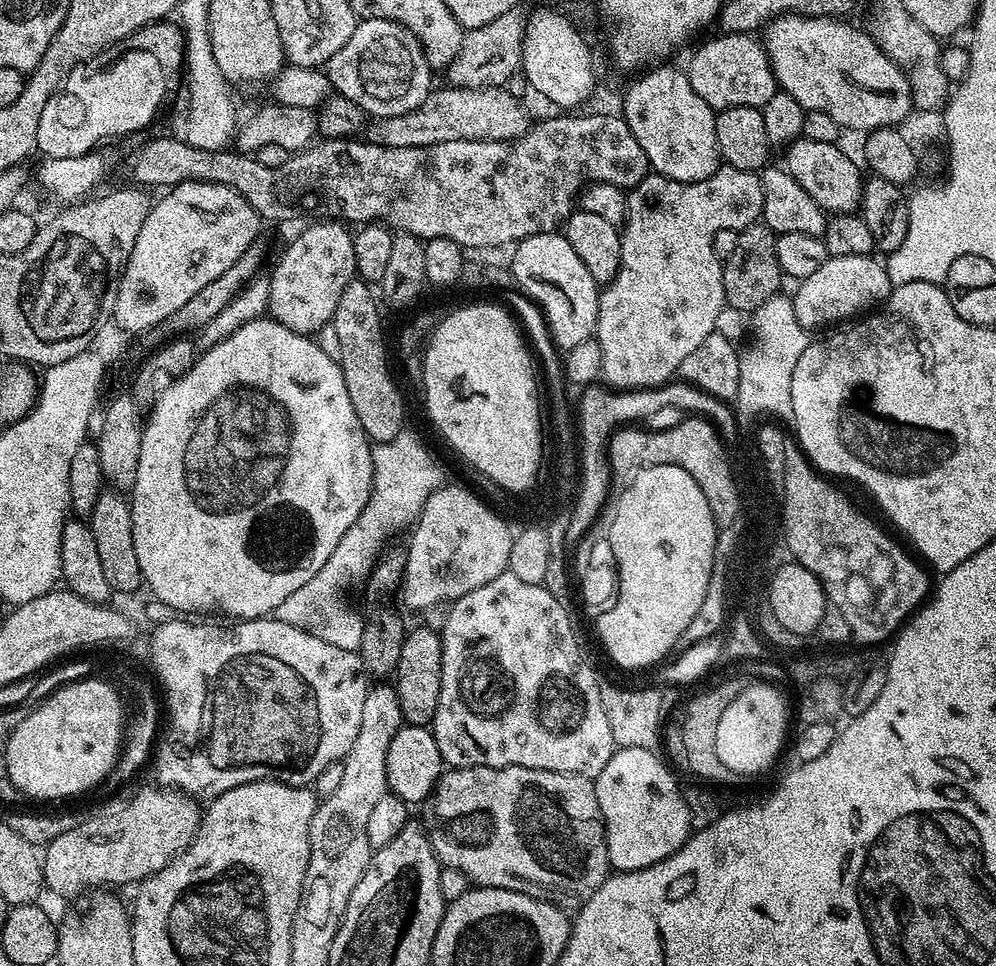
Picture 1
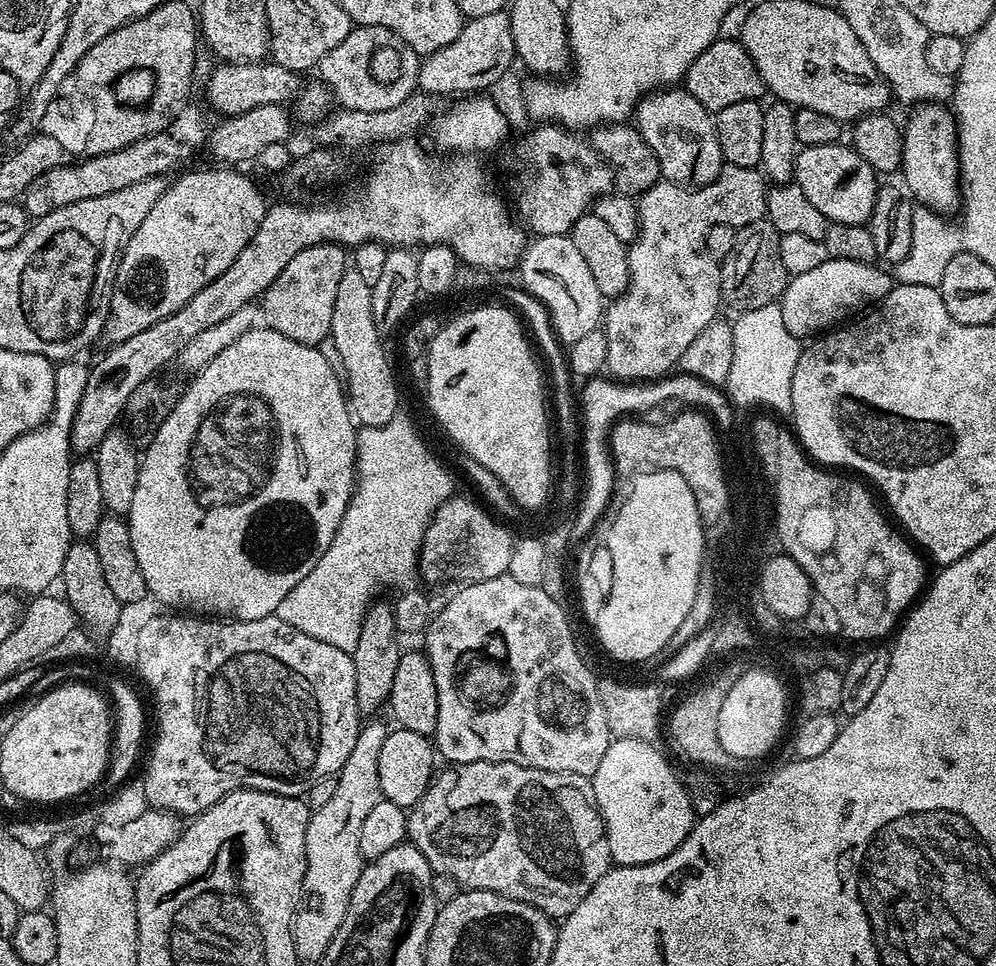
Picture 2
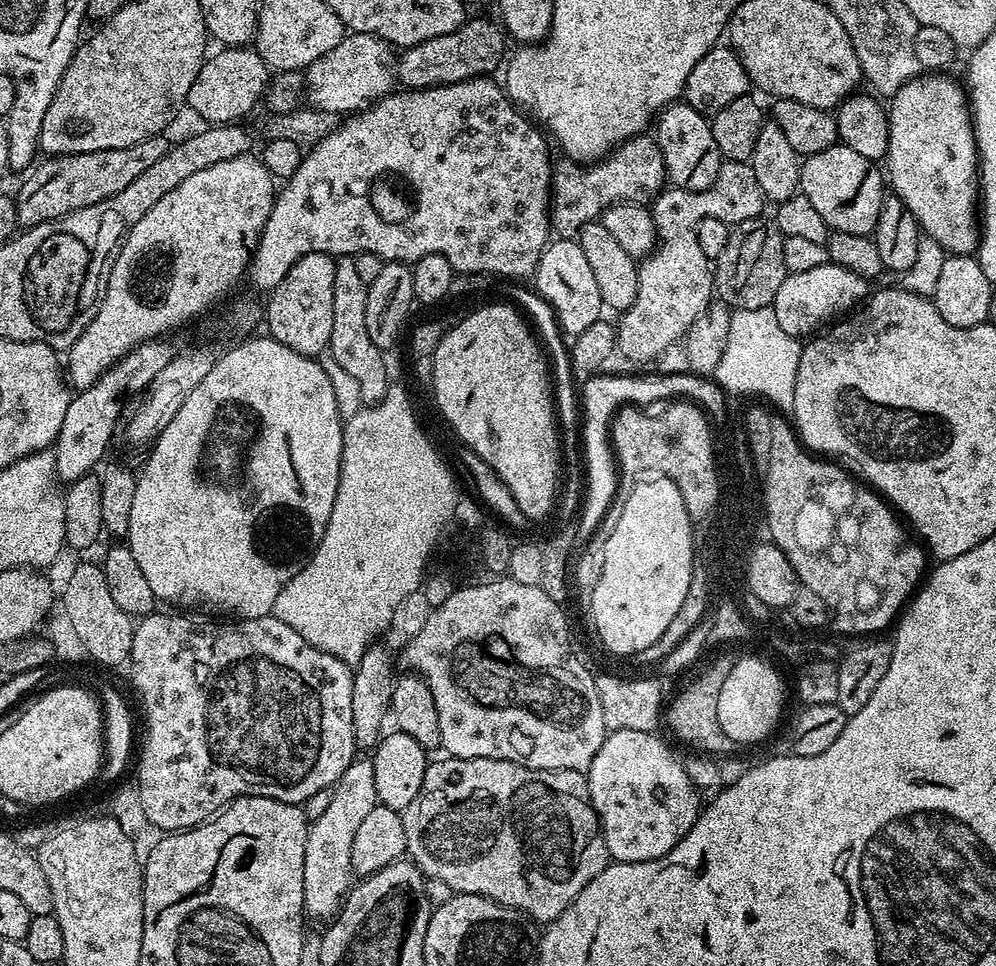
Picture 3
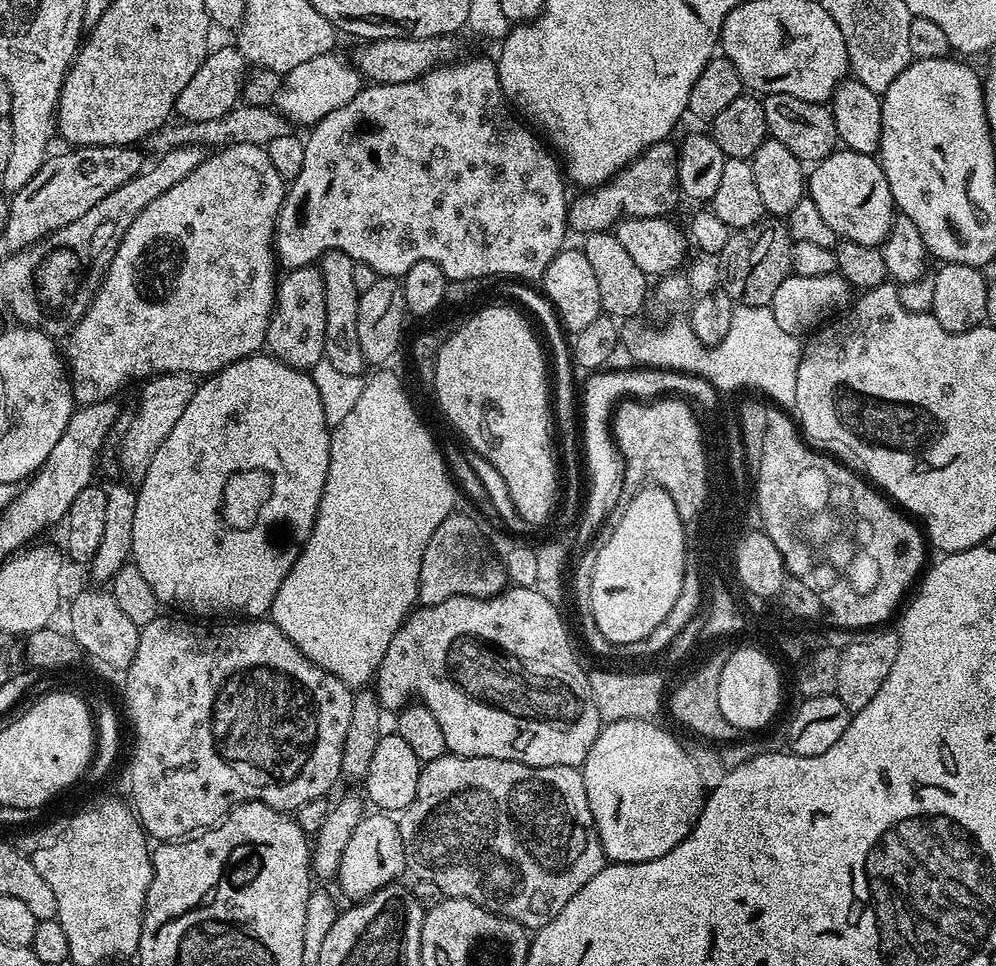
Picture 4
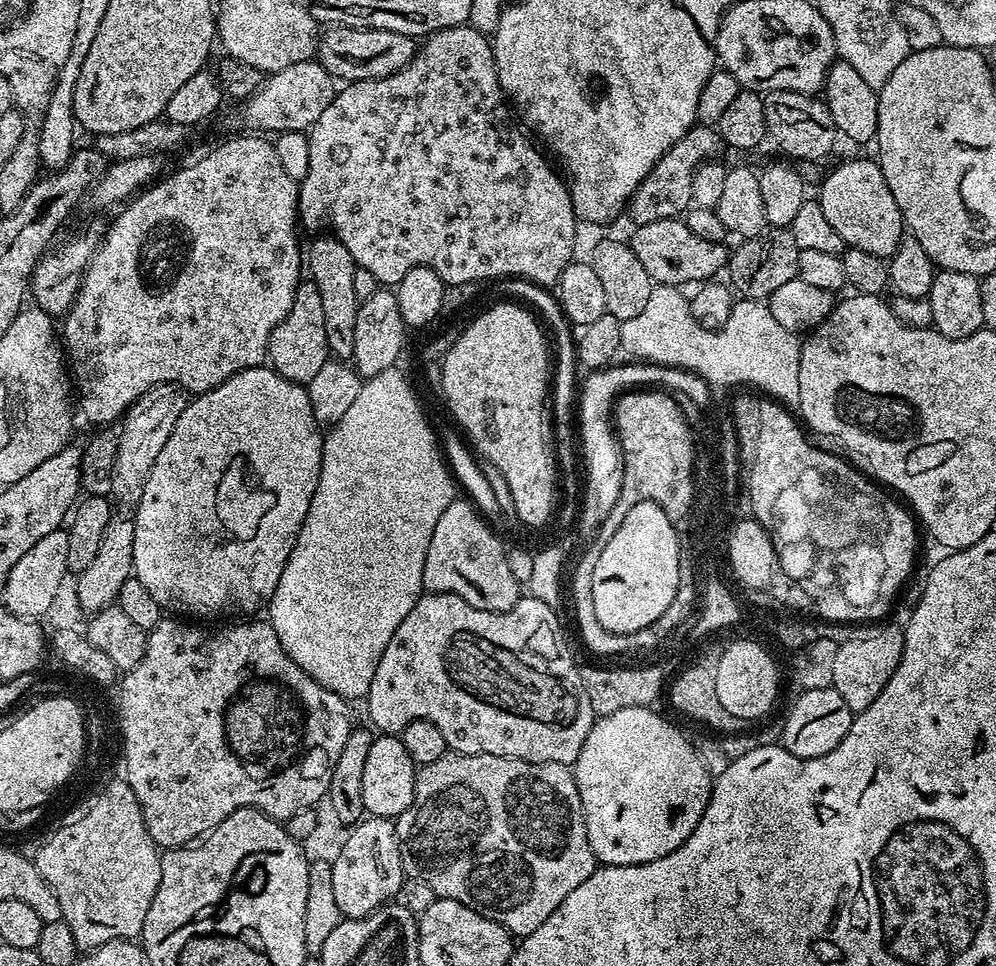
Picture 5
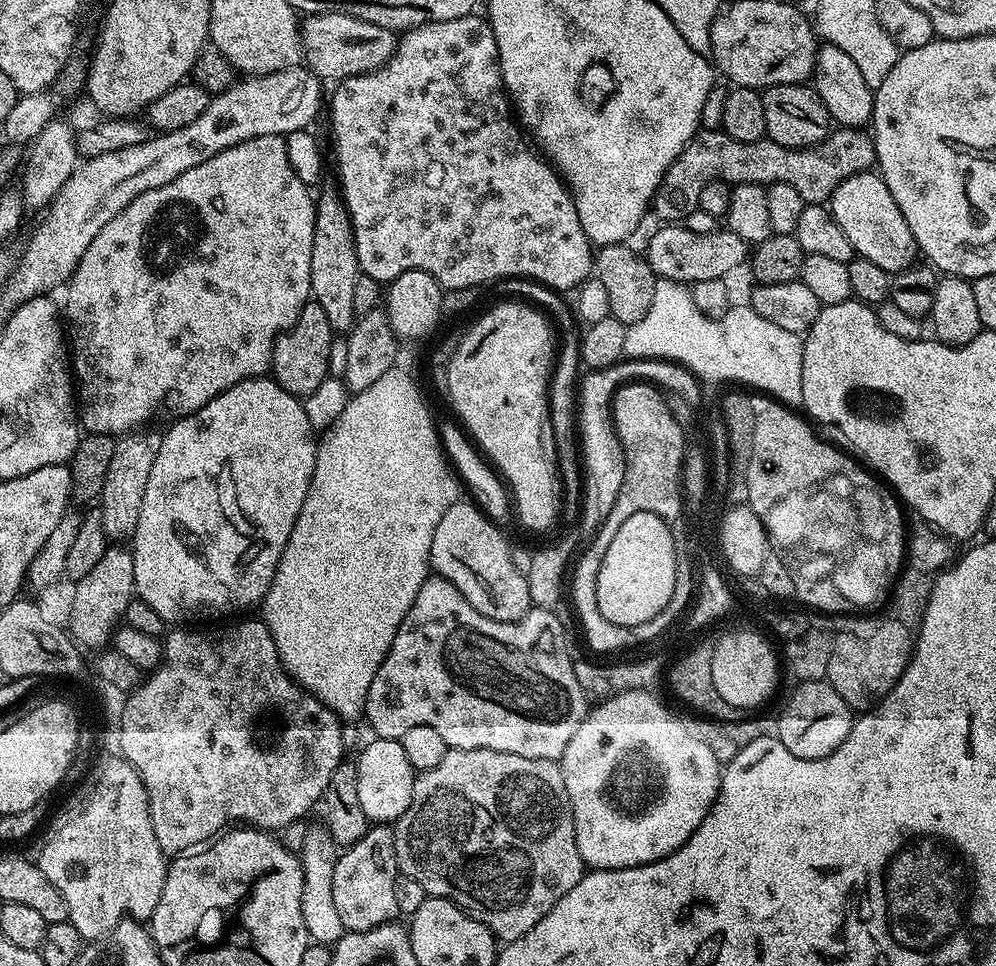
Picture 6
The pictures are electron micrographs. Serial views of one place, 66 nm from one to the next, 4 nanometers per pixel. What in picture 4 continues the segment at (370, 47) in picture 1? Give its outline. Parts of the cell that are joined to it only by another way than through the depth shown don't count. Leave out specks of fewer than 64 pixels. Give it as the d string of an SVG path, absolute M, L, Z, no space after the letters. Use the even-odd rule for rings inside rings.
M335 51L322 54L318 58L310 58L310 62L301 62L294 70L283 73L280 92L274 101L275 111L279 112L293 125L317 124L326 114L338 110L338 106L346 106L350 98L354 98L362 87L362 77L351 59L343 60Z

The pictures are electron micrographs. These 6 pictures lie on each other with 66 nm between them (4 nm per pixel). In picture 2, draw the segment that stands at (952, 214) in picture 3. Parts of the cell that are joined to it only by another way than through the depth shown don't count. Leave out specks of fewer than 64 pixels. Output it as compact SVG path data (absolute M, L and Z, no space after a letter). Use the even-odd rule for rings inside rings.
M921 103L913 107L911 112L908 125L905 123L902 128L904 149L900 167L904 176L903 187L917 205L937 214L955 213L962 204L956 117L943 103Z

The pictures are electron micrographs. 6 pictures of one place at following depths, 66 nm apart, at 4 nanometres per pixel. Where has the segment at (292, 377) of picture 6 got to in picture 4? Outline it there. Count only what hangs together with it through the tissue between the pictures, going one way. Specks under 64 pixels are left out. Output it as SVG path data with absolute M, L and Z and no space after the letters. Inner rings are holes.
M319 267L294 268L279 277L276 307L268 319L266 348L286 366L311 370L324 358L326 342L326 286L322 286Z

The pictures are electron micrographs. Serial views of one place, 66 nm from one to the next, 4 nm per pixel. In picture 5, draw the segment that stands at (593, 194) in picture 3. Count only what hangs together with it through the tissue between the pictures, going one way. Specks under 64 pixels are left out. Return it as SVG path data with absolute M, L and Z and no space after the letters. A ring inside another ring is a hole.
M697 123L685 136L678 138L674 146L670 146L658 158L658 162L646 174L646 178L638 185L636 192L626 205L626 216L633 220L633 225L649 224L655 220L675 220L683 217L692 204L692 183L694 174L701 164L715 161L726 145L720 139L715 127Z

